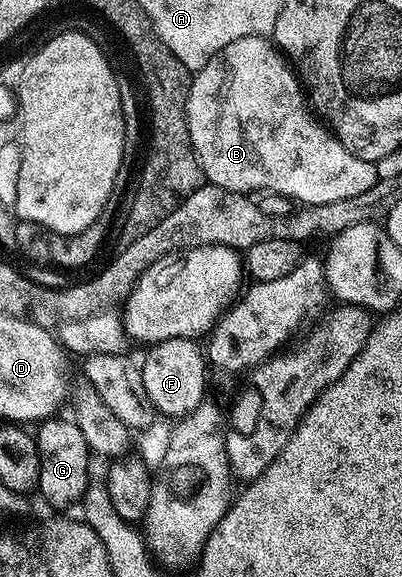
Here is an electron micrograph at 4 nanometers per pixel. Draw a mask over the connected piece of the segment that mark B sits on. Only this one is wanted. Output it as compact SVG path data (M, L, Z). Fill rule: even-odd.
M266 36L232 40L228 48L212 56L212 60L193 75L186 123L205 181L237 194L269 192L282 194L298 204L319 206L332 200L348 200L348 196L360 196L360 192L368 192L368 188L379 180L373 162L352 156L352 152L348 152L319 121L294 67Z

